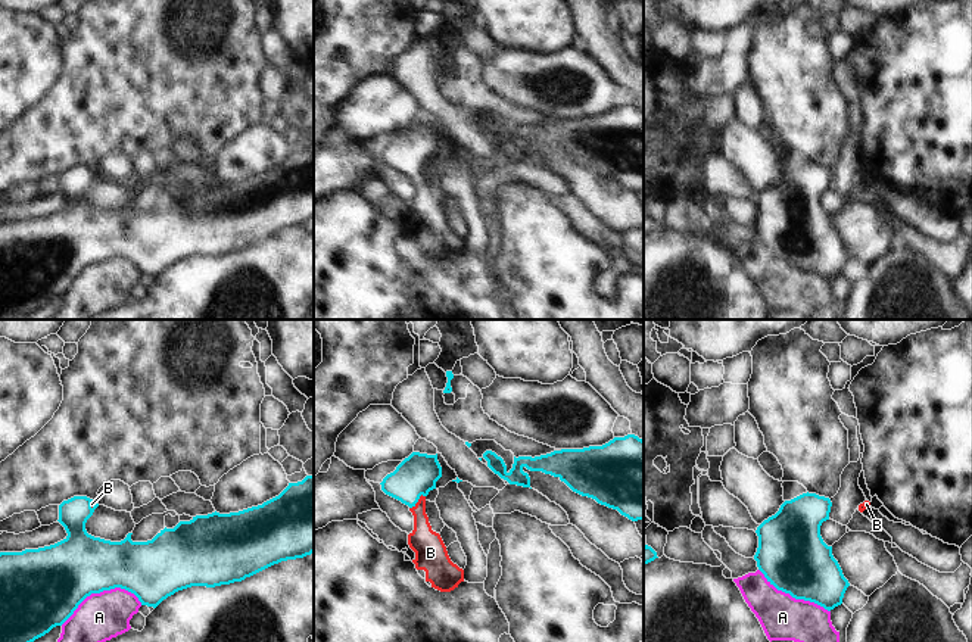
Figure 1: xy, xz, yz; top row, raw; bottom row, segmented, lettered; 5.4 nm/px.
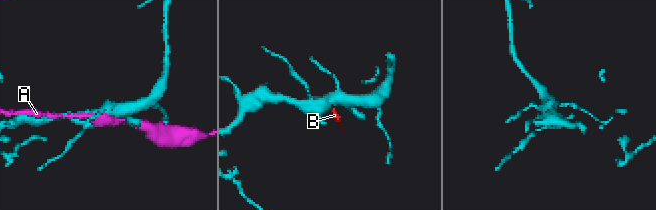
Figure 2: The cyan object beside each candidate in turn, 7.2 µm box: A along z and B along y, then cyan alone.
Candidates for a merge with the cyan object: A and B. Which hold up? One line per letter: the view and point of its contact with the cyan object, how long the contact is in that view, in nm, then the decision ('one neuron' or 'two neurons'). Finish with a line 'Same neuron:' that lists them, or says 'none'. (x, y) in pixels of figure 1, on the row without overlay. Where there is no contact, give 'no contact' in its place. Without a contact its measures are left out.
A: meets cyan in xy at (100, 261); contact 460 nm long; two neurons
B: meets cyan in xz at (417, 171); contact 120 nm long; one neuron
Same neuron: B

